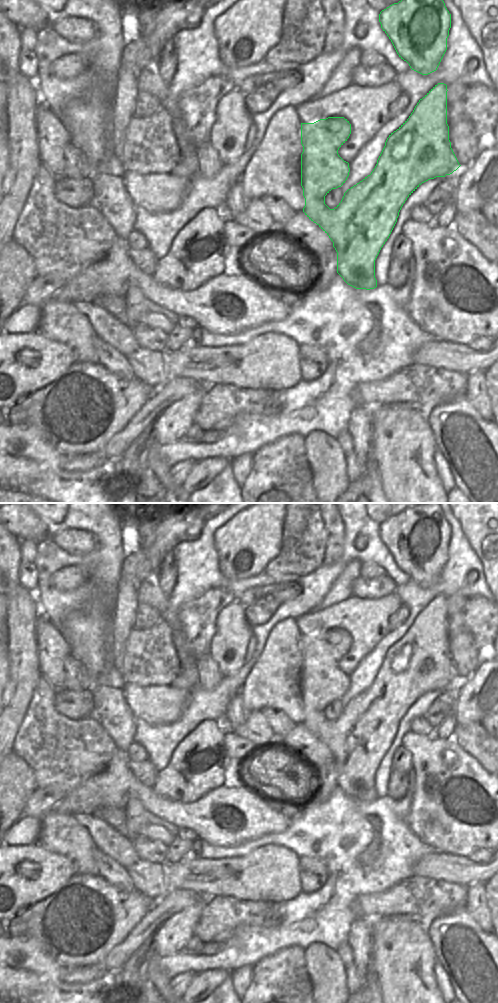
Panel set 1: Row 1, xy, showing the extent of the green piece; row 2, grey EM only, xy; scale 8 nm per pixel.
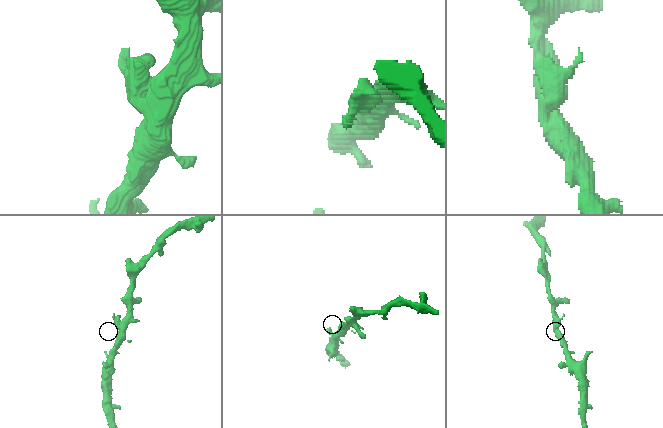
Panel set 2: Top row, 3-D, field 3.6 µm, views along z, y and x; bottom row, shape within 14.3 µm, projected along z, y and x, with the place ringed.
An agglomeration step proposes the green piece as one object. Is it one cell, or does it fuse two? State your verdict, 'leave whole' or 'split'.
leave whole

